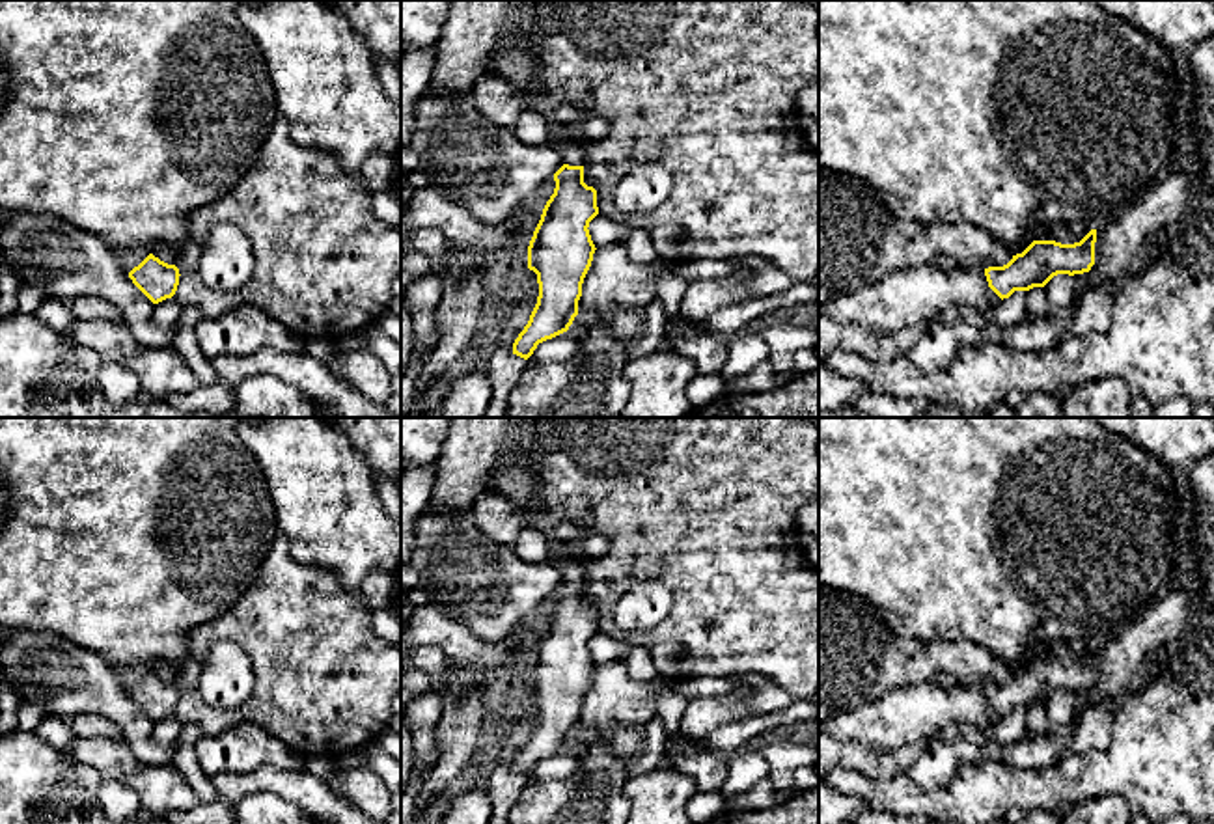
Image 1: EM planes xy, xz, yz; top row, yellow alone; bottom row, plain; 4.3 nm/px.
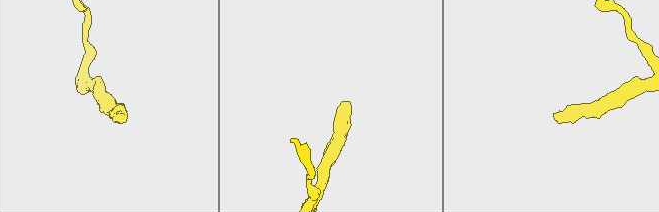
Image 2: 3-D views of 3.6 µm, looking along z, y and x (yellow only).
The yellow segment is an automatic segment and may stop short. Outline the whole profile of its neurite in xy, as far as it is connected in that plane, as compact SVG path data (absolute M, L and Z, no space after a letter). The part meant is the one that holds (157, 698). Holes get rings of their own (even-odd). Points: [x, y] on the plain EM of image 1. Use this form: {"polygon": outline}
{"polygon": "M149 671L129 690L132 701L153 720L172 716L179 703L179 686Z"}

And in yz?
{"polygon": "M1091 647L1074 662L1033 658L1022 671L1013 673L1013 677L1003 684L970 688L957 684L953 690L944 690L931 680L917 686L899 688L873 703L863 703L850 712L834 716L821 723L819 731L845 742L860 744L865 749L895 749L906 742L931 740L932 736L938 736L945 723L985 731L996 725L1003 716L1009 716L1014 708L1044 705L1057 692L1074 694L1089 690L1095 682L1095 660L1097 647Z"}

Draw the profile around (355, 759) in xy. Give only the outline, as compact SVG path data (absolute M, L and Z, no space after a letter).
M367 748L347 753L343 759L336 761L336 768L343 772L367 768Z

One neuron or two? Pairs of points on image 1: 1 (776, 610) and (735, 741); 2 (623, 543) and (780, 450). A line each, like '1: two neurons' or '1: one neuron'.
1: two neurons
2: one neuron

